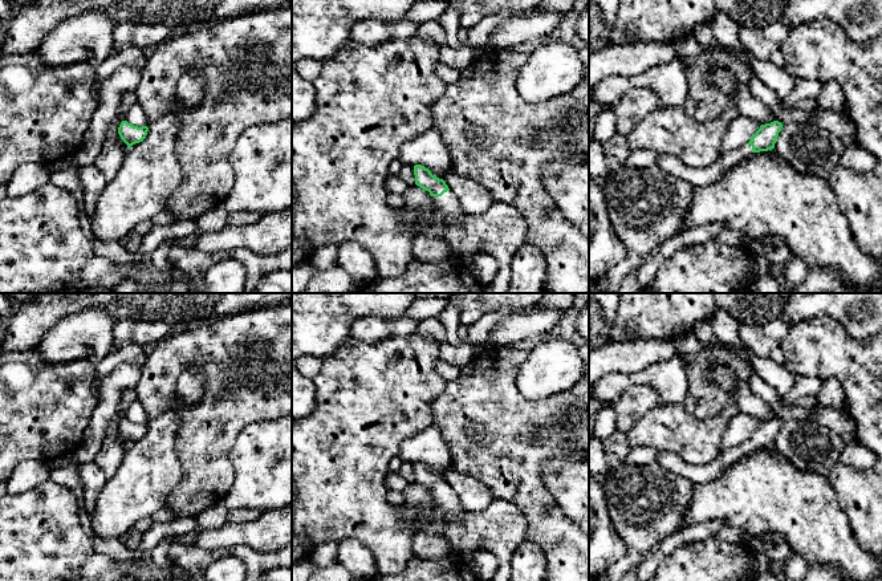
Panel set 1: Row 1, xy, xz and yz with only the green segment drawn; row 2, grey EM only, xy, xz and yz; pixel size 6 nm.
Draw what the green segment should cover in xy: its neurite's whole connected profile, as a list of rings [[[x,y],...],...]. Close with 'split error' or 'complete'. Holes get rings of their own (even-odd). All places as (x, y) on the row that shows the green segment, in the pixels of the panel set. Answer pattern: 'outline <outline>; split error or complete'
outline [[[122,121],[118,127],[118,134],[121,139],[127,145],[127,147],[142,142],[147,135],[149,127],[147,126],[134,126],[127,121]]]; complete

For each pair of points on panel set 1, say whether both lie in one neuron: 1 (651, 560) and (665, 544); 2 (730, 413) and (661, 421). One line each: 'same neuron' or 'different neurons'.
1: same neuron
2: same neuron

